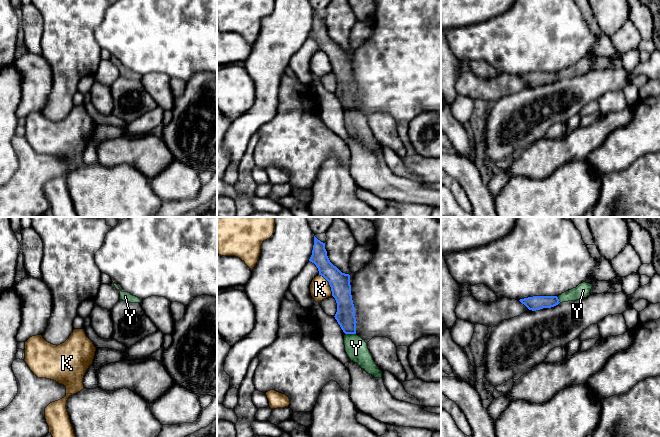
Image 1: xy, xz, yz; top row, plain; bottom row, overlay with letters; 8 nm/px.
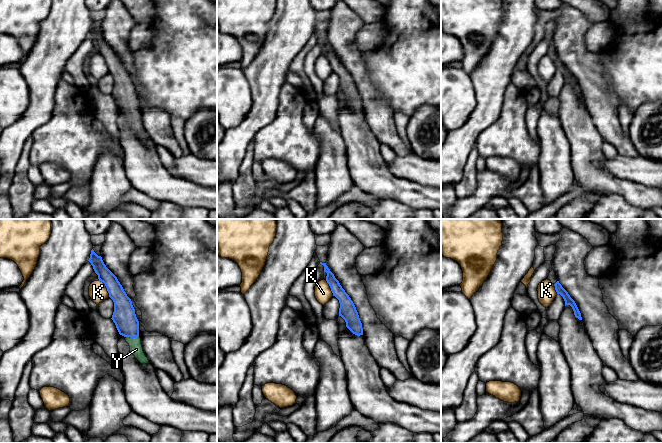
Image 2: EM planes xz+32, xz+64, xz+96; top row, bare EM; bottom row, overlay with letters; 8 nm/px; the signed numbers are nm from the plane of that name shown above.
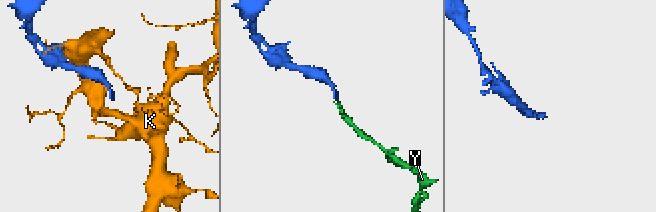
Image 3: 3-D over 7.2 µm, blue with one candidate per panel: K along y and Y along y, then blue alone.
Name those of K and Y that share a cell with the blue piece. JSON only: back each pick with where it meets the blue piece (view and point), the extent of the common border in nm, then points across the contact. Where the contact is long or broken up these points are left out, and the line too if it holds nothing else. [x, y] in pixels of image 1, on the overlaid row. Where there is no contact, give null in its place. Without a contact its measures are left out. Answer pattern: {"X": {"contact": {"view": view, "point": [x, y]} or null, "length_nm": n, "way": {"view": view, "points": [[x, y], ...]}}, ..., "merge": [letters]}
{"Y": {"contact": {"view": "xz", "point": [350, 333]}, "length_nm": 90, "way": {"view": "xz", "points": [[345, 315], [350, 333], [350, 338], [356, 348]]}}, "merge": ["Y"]}

